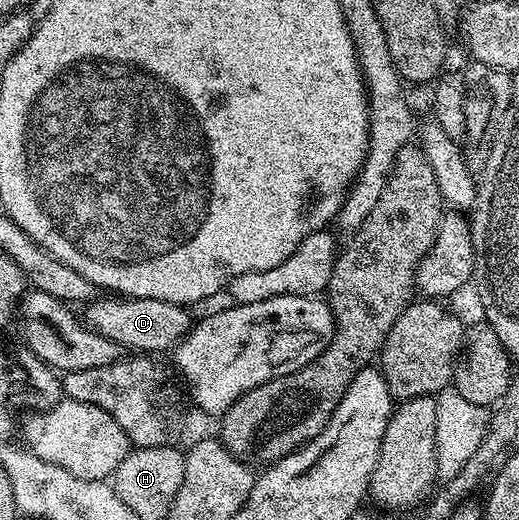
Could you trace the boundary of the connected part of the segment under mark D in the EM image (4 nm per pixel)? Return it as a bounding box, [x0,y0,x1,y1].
[83,297,191,353]

